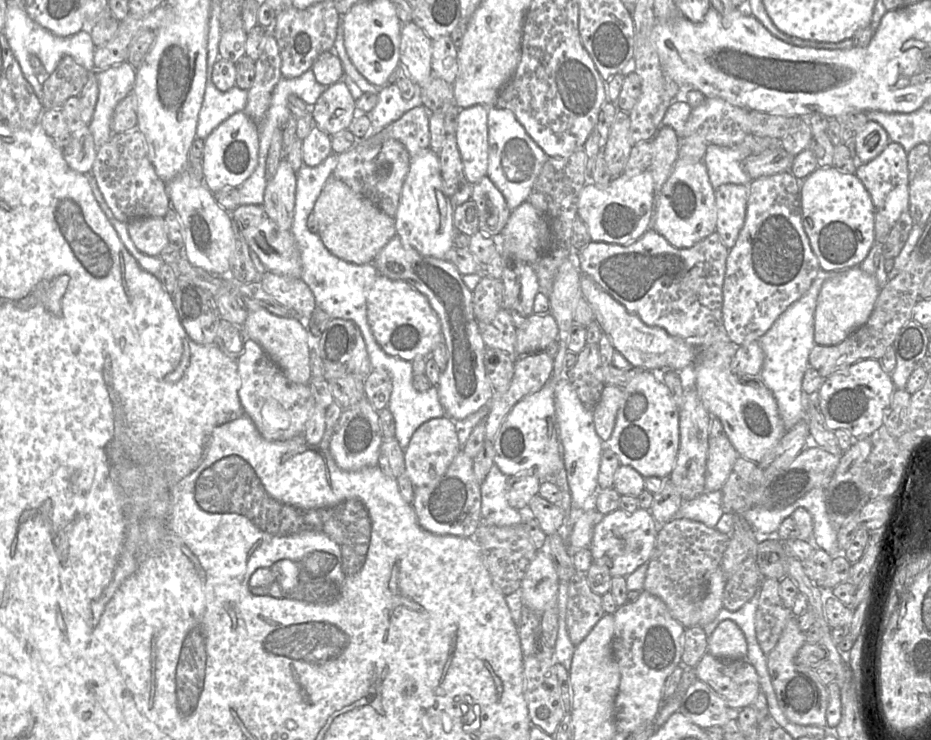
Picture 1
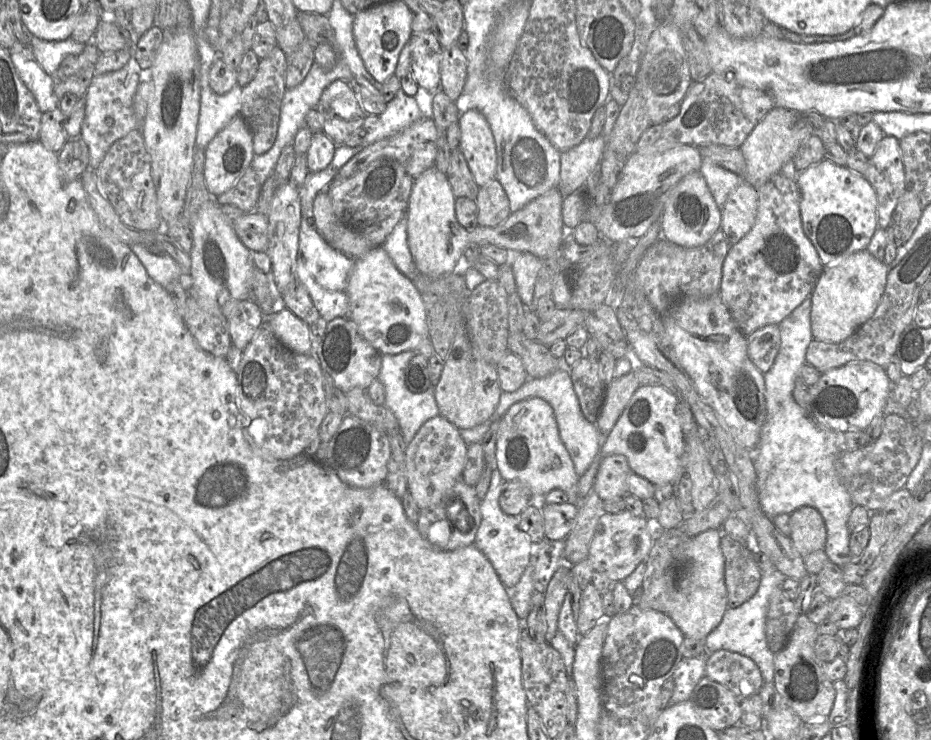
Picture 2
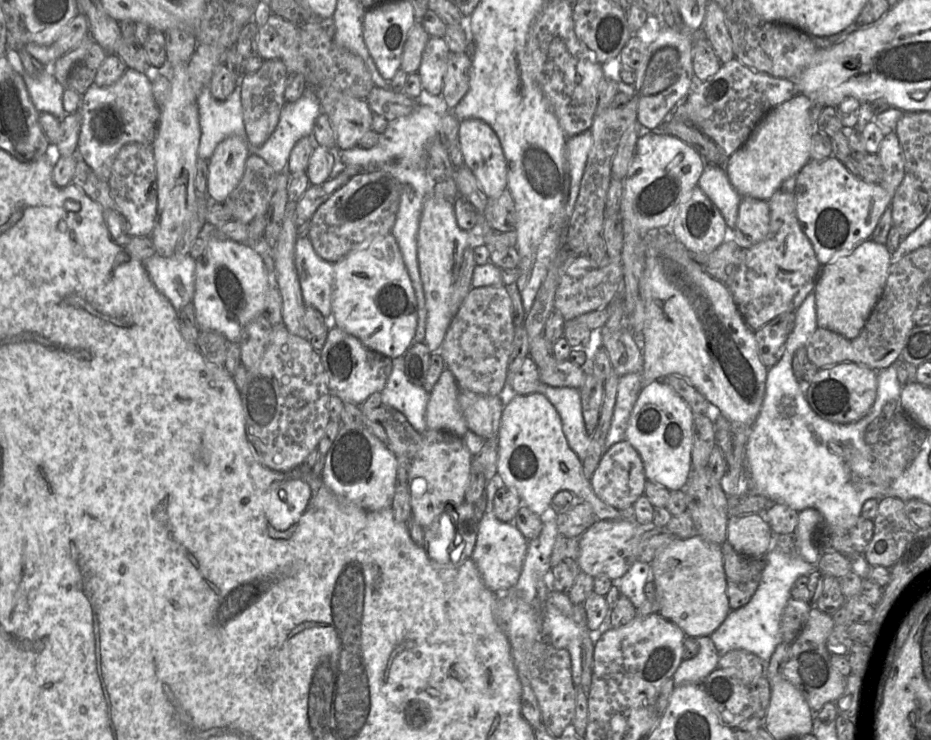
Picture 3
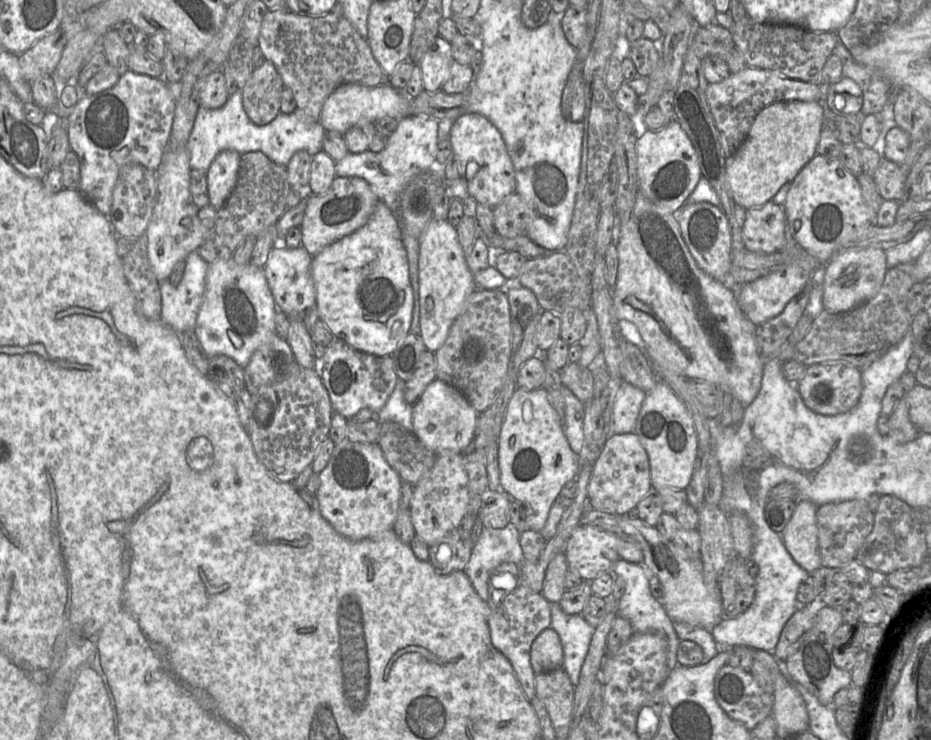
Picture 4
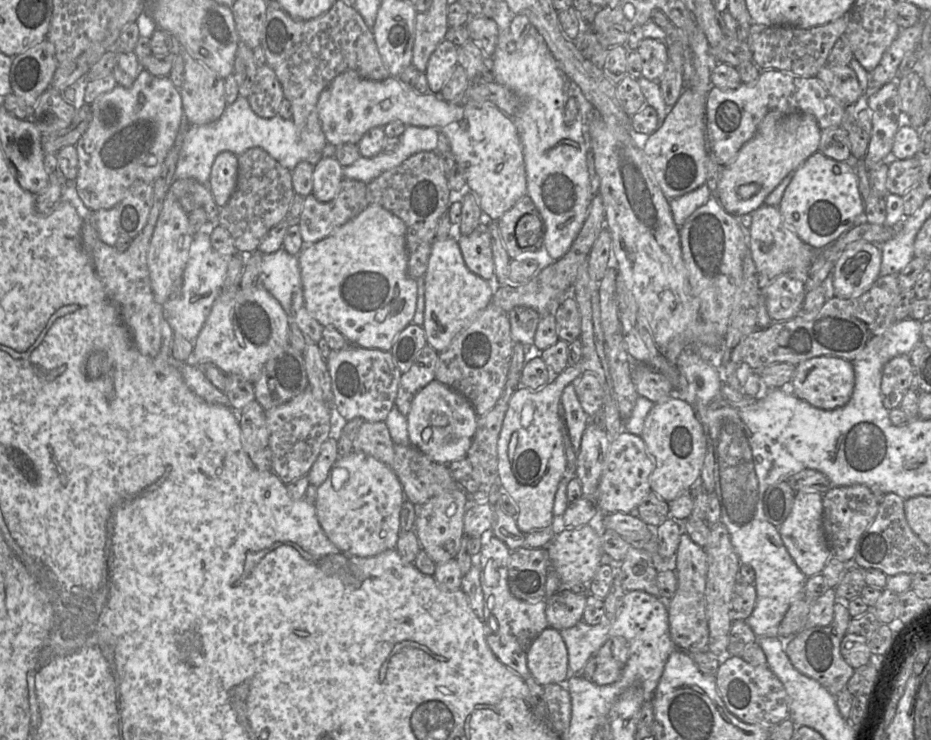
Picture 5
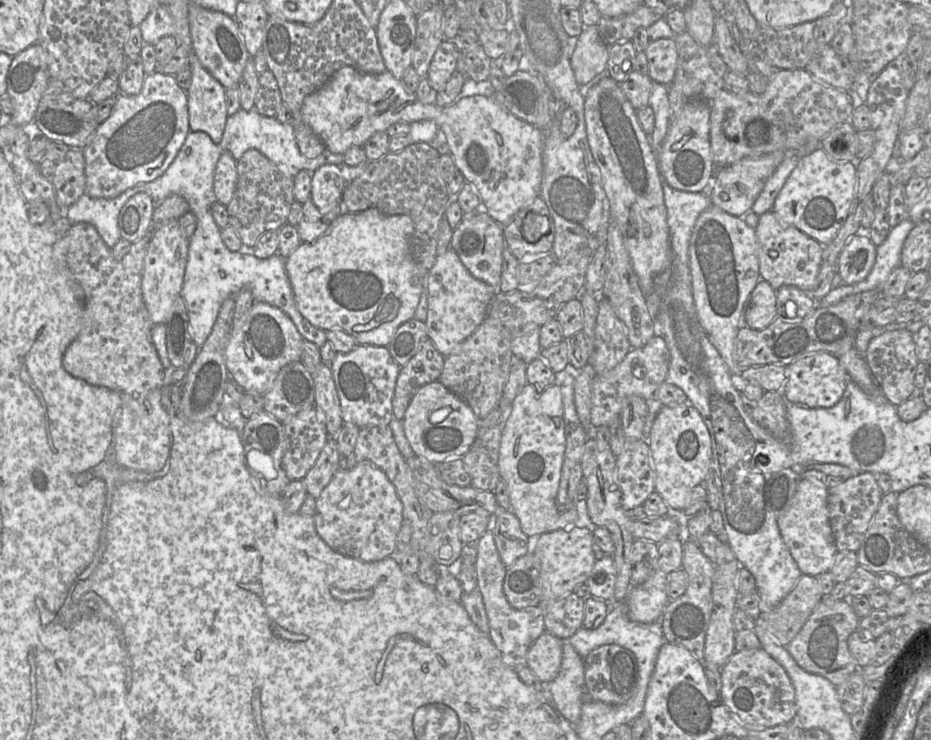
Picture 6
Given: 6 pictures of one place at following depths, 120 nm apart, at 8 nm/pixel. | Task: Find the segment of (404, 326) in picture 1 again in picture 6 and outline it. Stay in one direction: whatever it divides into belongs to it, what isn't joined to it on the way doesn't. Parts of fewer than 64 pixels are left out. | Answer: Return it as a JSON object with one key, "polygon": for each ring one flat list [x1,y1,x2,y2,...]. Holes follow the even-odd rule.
{"polygon":[[369,208,362,212,340,214,330,228,311,243,301,242,297,249,285,259,285,269,289,277,296,306,301,315,313,326,322,330,342,329,352,335,359,345,387,346,392,340,398,327,413,319,418,307,421,293,429,270,420,267,412,256,411,239,414,233,414,222,408,215,388,215,376,208]]}

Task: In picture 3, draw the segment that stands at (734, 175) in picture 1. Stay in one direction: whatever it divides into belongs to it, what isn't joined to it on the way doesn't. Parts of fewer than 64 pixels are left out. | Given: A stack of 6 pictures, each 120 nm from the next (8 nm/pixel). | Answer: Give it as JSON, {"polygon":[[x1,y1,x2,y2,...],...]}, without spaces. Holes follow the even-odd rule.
{"polygon":[[707,163,698,180,698,186,718,208,726,225,733,229,742,196,730,183,725,166]]}

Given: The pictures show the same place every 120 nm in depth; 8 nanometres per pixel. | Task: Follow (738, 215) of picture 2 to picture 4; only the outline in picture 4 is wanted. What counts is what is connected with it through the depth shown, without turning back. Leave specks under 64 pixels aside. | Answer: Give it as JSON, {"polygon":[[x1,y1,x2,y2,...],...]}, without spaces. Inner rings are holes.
{"polygon":[[773,201,746,209,742,238,747,250,772,253,786,245,787,221,782,205]]}

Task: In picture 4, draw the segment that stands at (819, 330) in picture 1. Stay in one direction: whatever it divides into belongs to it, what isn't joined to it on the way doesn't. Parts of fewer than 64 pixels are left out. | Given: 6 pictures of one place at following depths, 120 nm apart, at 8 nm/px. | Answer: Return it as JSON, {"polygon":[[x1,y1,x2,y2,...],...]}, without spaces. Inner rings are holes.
{"polygon":[[851,247,837,252,825,266,822,304,832,313,846,312,873,298,880,290,888,270,885,250]]}

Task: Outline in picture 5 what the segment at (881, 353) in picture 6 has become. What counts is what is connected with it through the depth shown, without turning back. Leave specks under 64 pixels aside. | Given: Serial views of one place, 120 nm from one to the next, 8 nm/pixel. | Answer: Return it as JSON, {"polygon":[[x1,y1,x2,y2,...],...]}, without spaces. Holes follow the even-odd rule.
{"polygon":[[899,355,883,367,881,378,882,403,887,410,897,408,909,389,913,366,909,356]]}

